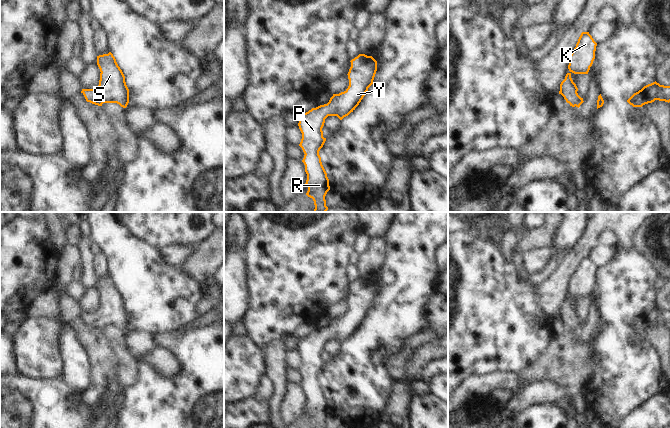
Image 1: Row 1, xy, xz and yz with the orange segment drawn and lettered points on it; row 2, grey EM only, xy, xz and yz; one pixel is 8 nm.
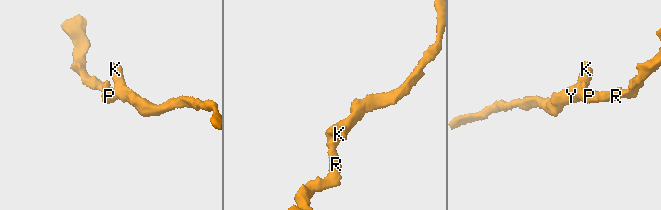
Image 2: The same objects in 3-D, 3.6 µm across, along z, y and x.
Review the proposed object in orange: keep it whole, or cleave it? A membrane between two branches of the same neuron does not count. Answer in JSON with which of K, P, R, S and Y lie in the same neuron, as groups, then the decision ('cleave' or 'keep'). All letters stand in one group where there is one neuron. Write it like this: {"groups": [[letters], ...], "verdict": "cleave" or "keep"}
{"groups": [["K", "P", "R", "S", "Y"]], "verdict": "keep"}

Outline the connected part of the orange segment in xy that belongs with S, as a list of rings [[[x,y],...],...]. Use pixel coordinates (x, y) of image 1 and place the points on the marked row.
[[[111,52],[97,56],[100,69],[99,85],[96,89],[82,89],[87,102],[102,106],[103,103],[117,103],[126,108],[129,103],[129,89],[125,76]]]

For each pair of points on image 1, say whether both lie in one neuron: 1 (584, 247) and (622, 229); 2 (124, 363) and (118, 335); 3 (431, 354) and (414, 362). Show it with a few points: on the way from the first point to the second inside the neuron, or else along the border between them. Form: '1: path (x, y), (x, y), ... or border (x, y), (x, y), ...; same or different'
1: path (590, 236), (601, 224), (611, 224); same
2: path (123, 356), (118, 342); same
3: path (427, 354), (424, 354), (418, 360); same

